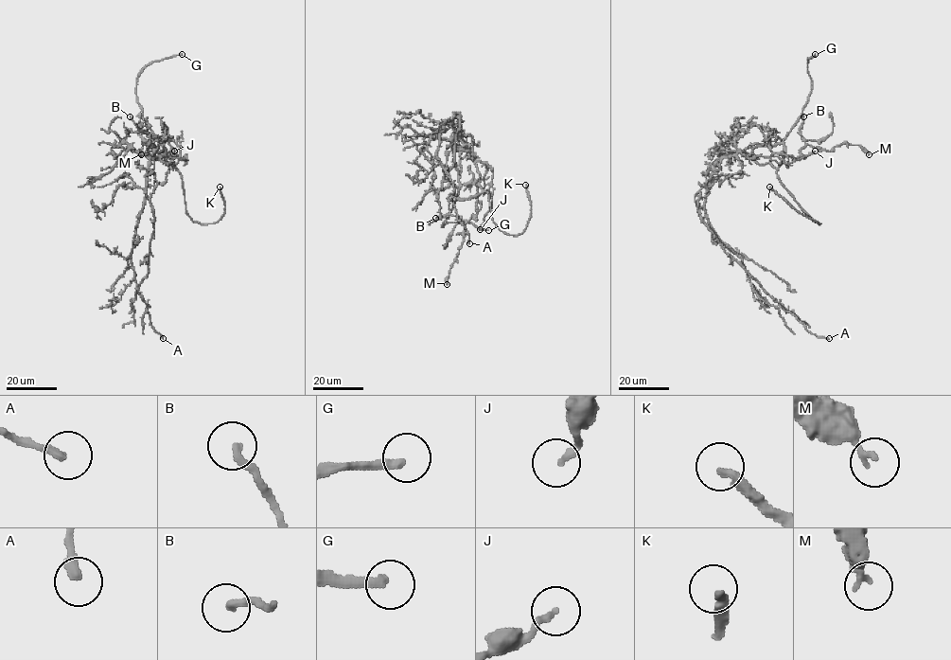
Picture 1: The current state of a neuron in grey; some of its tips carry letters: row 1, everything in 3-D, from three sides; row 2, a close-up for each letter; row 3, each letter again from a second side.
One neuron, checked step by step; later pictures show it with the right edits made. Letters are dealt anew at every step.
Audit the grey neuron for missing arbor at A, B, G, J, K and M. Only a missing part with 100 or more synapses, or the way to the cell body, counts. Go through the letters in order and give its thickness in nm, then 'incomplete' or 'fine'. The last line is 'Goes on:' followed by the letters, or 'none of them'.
A: 240 nm | fine
B: 240 nm | fine
G: 280 nm | incomplete
J: 190 nm | fine
K: 280 nm | incomplete
M: 180 nm | fine
Goes on: G, K

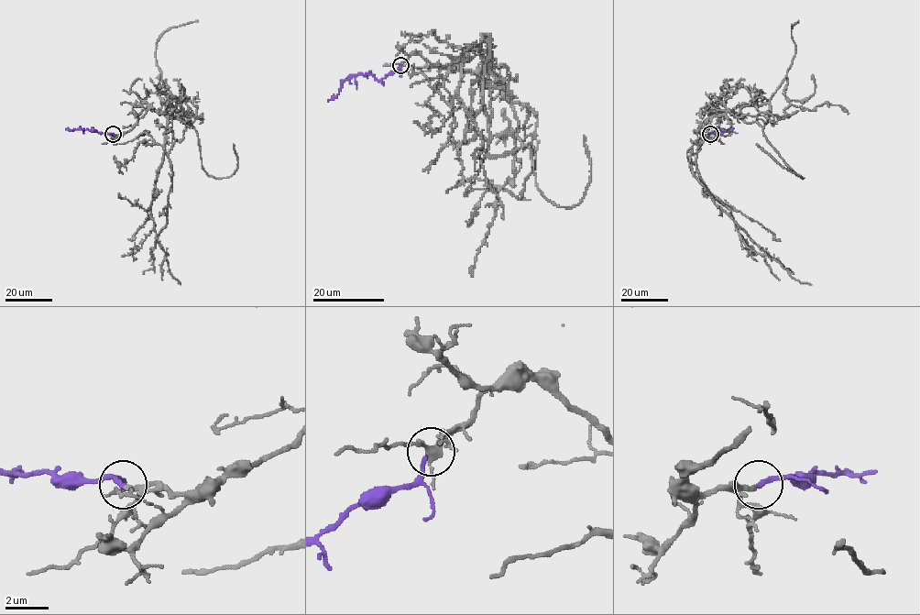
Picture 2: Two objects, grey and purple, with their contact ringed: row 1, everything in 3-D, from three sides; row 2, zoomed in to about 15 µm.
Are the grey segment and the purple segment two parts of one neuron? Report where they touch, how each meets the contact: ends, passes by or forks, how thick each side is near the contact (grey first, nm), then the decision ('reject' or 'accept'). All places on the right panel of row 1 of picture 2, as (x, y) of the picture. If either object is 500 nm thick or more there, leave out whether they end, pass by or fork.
place (710, 134); grey passes by; purple ends; calibres 160 and 240 nm; accept

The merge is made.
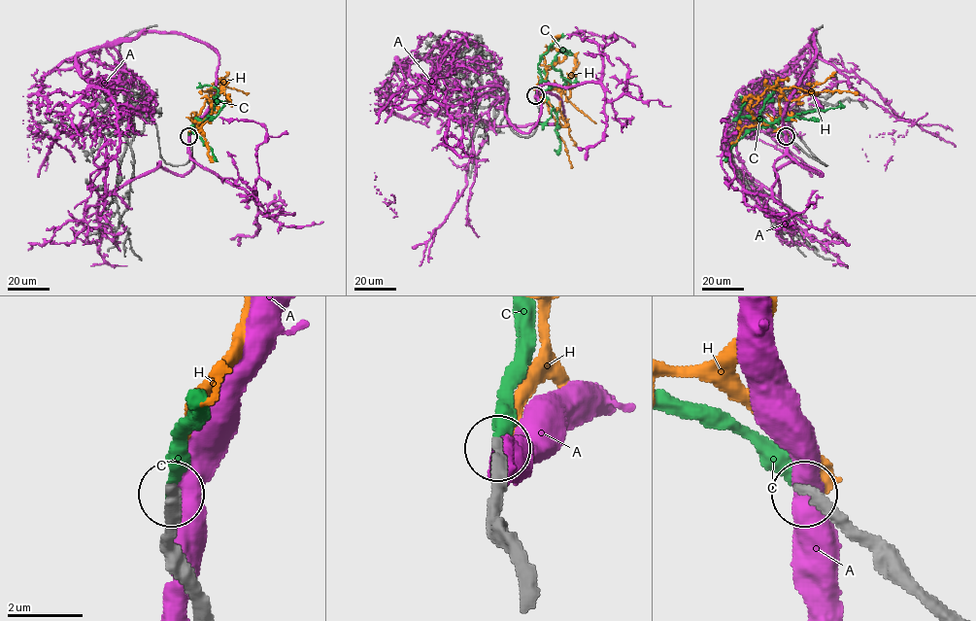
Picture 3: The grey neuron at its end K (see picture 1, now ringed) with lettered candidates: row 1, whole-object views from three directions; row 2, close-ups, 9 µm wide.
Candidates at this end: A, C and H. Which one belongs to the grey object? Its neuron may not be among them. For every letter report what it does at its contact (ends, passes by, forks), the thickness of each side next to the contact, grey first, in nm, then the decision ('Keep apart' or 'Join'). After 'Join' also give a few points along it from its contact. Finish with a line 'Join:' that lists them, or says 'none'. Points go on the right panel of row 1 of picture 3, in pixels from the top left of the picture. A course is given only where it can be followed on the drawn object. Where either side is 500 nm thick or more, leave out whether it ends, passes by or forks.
A: Thickness 440 nm (grey) against 600 nm. Keep apart
C: It ends there. Thickness 360 nm (grey) against 360 nm. Join. Its course: (786, 135), (771, 123), (797, 114), (837, 108), (841, 105), (839, 101)
H: It ends there. Thickness 400 nm (grey) against 400 nm. Keep apart
Join: C

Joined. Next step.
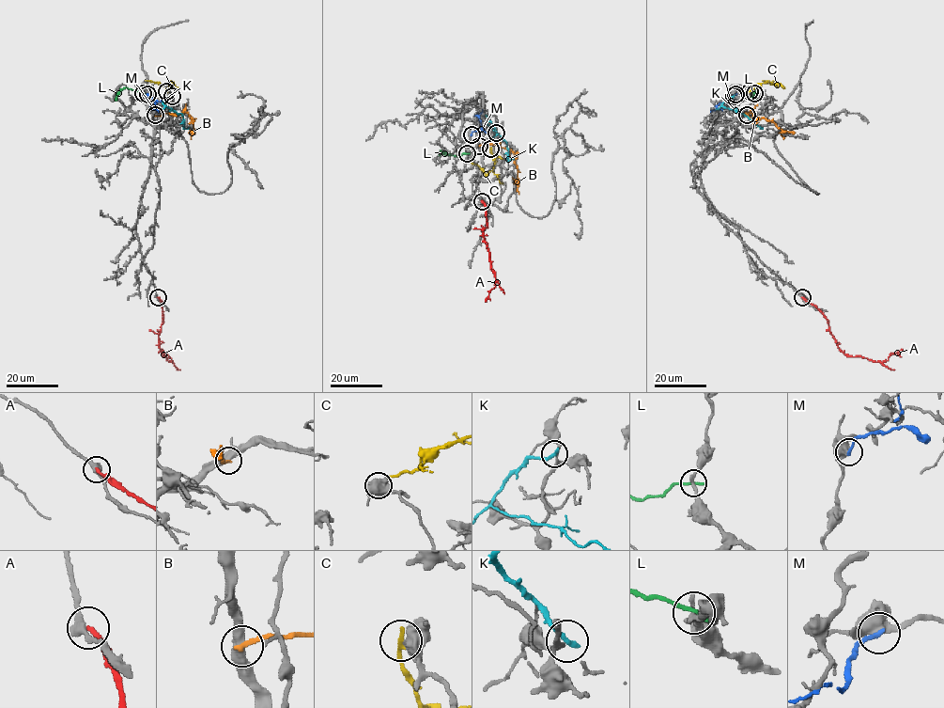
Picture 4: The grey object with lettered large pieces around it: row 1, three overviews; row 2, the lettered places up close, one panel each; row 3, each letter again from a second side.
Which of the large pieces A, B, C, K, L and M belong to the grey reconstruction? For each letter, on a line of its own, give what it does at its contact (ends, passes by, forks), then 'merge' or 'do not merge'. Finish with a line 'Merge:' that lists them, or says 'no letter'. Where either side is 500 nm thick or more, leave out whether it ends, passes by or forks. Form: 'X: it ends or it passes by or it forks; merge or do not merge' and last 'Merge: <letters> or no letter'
A: it ends; do not merge
B: it ends; do not merge
C: do not merge
K: it ends; do not merge
L: it ends; do not merge
M: do not merge
Merge: no letter

